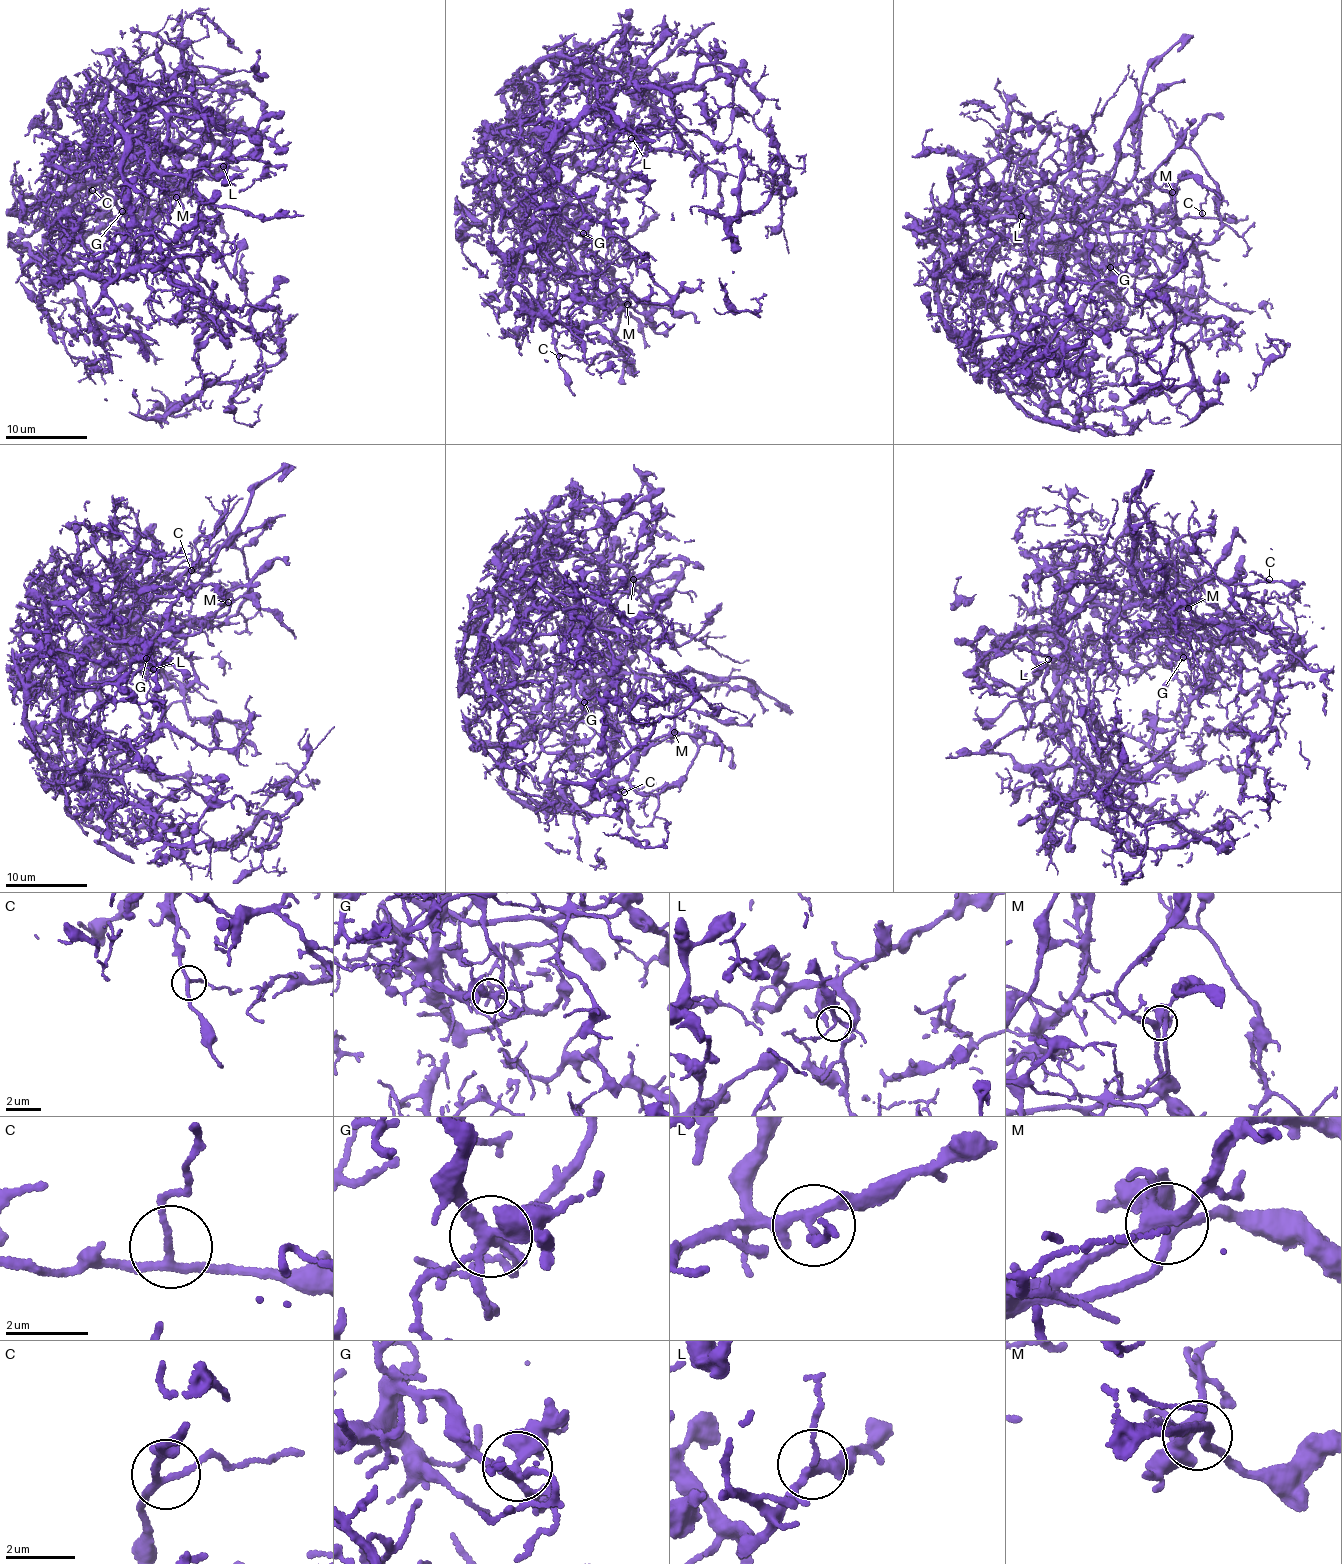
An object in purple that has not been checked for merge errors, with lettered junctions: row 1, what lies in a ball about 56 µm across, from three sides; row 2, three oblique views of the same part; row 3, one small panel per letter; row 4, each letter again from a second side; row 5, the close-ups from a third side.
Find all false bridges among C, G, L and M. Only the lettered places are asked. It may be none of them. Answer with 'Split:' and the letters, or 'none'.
Split: none

